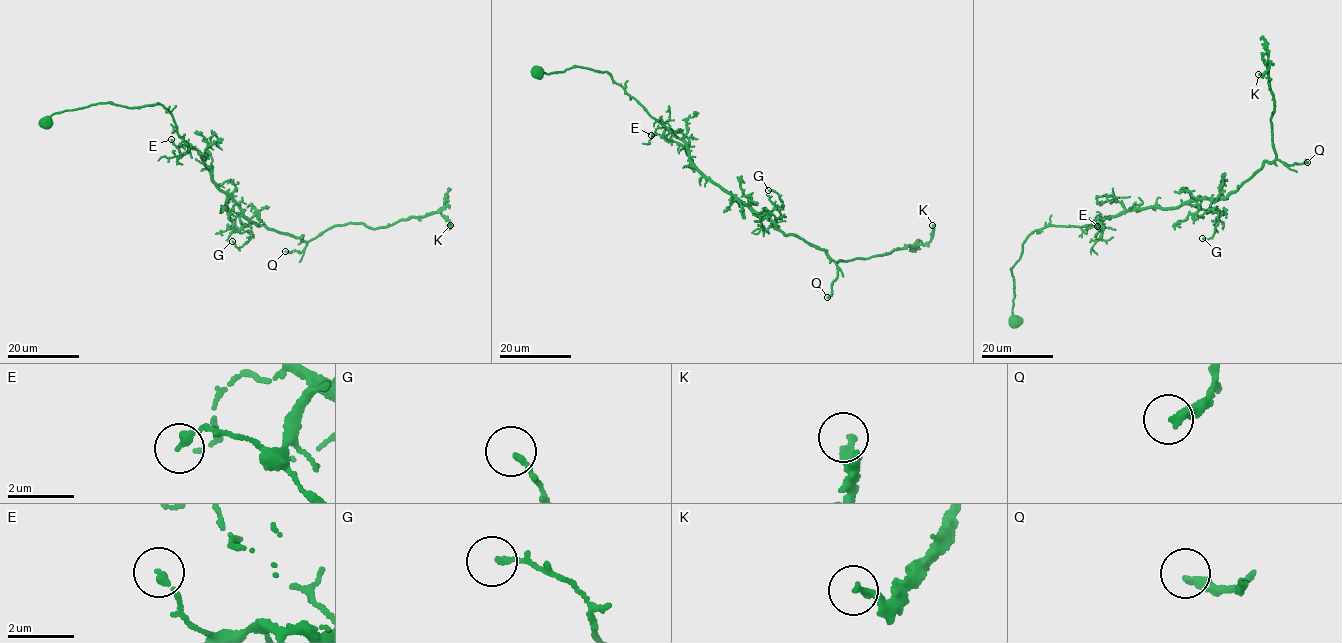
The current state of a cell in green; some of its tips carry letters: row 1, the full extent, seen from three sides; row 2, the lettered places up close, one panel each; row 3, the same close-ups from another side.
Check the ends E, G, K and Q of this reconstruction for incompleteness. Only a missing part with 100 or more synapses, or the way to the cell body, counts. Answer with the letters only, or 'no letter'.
no letter

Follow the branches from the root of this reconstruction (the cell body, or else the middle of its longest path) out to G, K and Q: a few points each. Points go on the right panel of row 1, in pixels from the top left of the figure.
G: (1015, 319), (1011, 270), (1035, 230), (1095, 224), (1203, 197), (1218, 220), (1213, 236), (1202, 238)
K: (1015, 319), (1011, 270), (1035, 230), (1080, 227), (1132, 209), (1226, 197), (1276, 158), (1270, 64), (1258, 74)
Q: (1015, 319), (1011, 270), (1035, 230), (1080, 227), (1132, 209), (1213, 200), (1234, 191), (1265, 162), (1307, 162)

